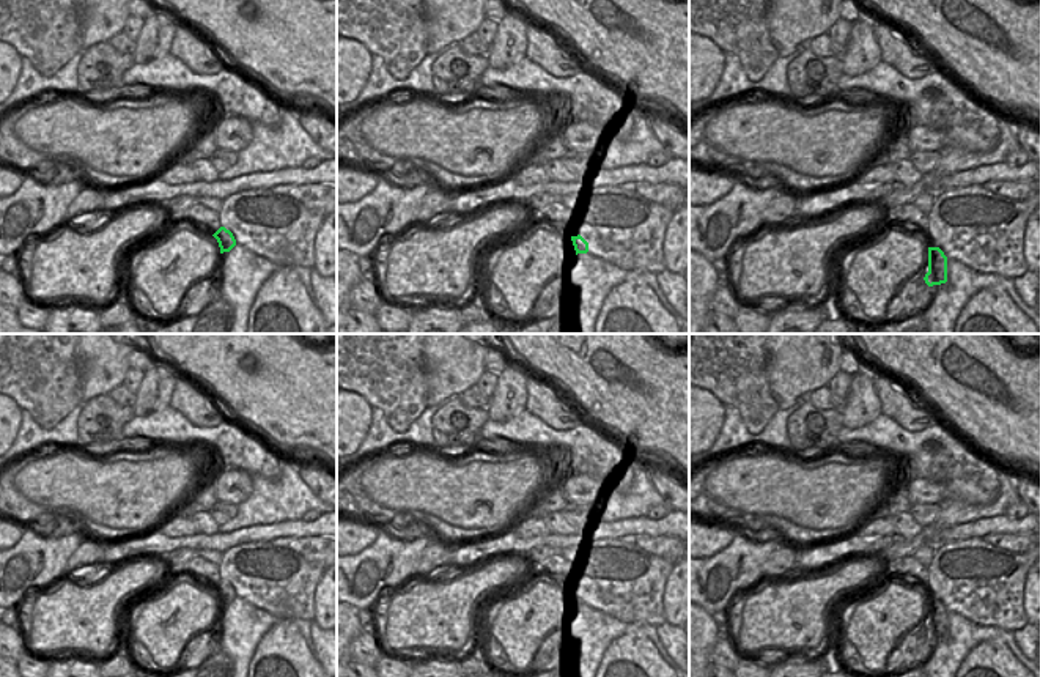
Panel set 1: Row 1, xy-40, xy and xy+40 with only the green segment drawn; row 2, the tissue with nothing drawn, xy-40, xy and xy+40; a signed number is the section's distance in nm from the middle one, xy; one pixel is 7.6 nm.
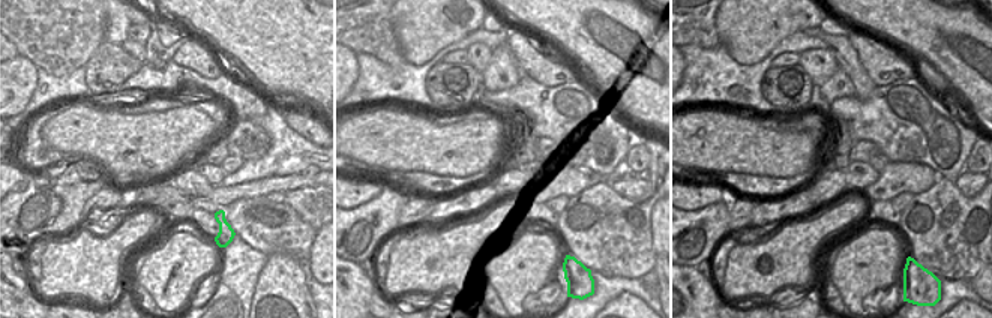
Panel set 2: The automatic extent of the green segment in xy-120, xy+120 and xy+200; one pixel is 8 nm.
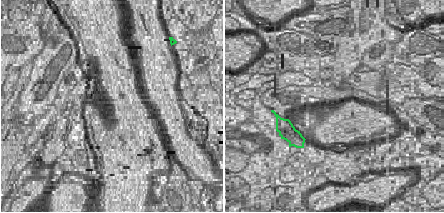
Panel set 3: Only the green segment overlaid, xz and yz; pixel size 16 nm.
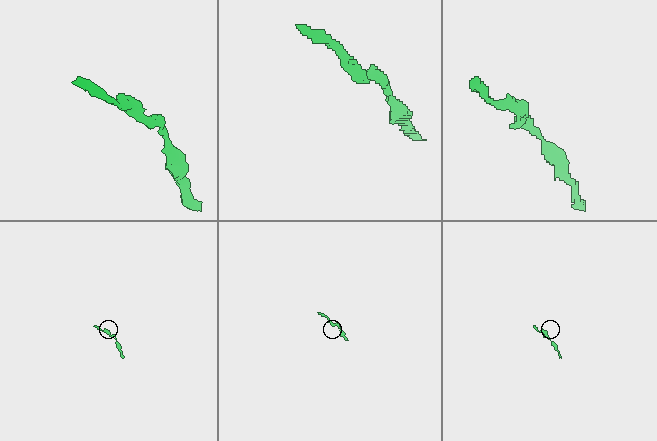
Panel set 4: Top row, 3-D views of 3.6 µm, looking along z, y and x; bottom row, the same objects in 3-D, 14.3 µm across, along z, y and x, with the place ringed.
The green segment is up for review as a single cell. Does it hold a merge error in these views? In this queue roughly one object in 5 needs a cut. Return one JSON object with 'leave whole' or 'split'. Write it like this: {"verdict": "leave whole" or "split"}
{"verdict": "leave whole"}

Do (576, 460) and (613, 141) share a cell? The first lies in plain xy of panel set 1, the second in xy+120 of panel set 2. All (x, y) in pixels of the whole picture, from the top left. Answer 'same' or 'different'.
same

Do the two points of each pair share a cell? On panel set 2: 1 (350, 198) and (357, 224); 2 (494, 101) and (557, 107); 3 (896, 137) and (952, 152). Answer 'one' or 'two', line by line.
1: two
2: one
3: one

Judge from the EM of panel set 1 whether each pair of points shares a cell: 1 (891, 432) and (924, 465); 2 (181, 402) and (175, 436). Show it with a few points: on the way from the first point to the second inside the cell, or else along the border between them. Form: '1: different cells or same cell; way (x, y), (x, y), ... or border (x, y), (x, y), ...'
1: same cell; way (899, 440), (916, 457)
2: different cells; border (169, 405), (199, 427), (214, 427)

